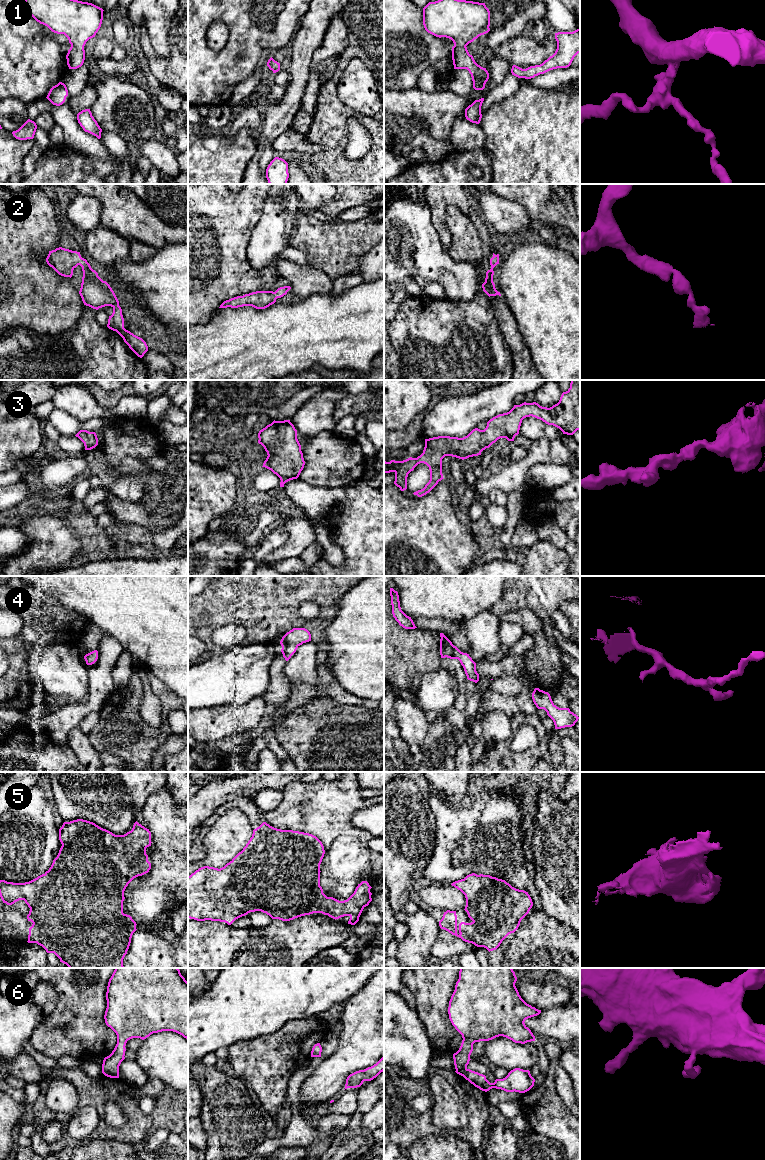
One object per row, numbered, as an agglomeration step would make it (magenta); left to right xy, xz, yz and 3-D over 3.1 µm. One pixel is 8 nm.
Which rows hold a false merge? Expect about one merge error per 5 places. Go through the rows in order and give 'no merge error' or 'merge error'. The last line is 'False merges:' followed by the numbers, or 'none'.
1: no merge error
2: no merge error
3: no merge error
4: no merge error
5: no merge error
6: no merge error
False merges: none

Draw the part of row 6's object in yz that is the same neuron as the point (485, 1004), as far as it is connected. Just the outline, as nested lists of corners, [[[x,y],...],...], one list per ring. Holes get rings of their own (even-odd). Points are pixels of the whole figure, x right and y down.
[[[460,968],[459,979],[449,1001],[449,1019],[463,1038],[459,1050],[453,1054],[455,1072],[485,1092],[496,1088],[506,1092],[525,1093],[534,1086],[535,1079],[529,1070],[515,1068],[505,1078],[490,1083],[485,1075],[467,1068],[475,1042],[489,1041],[499,1036],[521,1044],[535,1041],[535,1036],[524,1022],[539,1015],[541,1010],[521,998],[515,986],[516,981],[517,977],[512,968]]]

